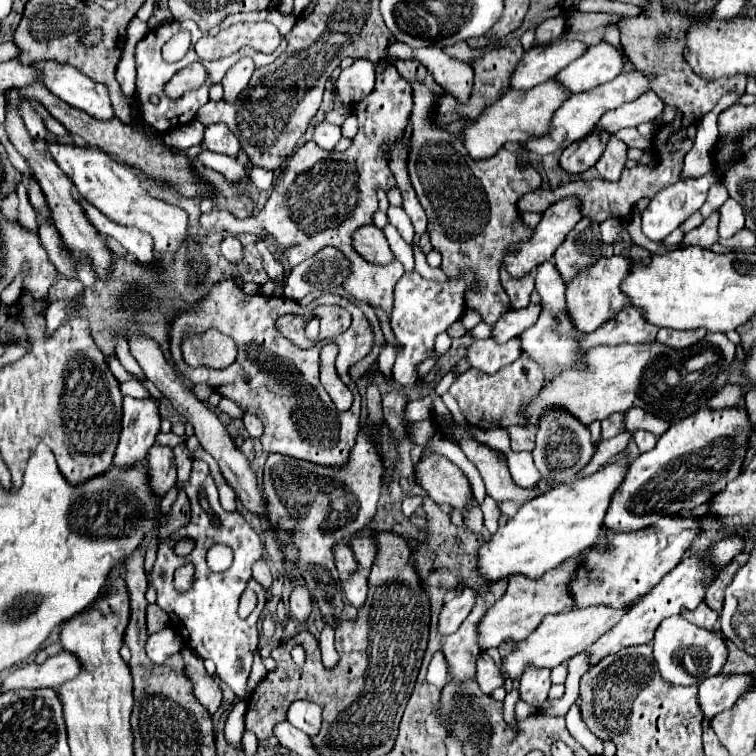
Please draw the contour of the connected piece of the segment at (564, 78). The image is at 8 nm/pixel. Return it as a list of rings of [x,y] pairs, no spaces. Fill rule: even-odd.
[[[608,42],[588,48],[580,58],[556,74],[556,82],[570,94],[586,92],[614,80],[622,70],[622,52],[616,52]]]

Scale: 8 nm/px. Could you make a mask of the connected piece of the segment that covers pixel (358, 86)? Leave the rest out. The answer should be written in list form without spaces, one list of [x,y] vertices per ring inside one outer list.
[[[360,58],[350,68],[340,72],[336,94],[344,102],[344,106],[364,100],[372,90],[374,90],[374,62]]]

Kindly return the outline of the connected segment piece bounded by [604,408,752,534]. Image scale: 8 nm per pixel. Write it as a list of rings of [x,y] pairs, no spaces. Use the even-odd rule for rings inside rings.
[[[698,410],[696,414],[678,420],[664,432],[650,452],[632,460],[628,476],[624,476],[620,490],[612,496],[604,516],[608,532],[636,532],[648,528],[660,516],[676,514],[682,508],[696,508],[724,490],[734,480],[744,464],[748,452],[750,420],[746,410]]]

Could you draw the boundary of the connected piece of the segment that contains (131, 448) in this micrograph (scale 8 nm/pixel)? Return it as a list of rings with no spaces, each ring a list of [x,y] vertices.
[[[122,398],[122,432],[114,454],[114,466],[130,468],[146,460],[156,434],[160,432],[160,402],[156,398]]]

